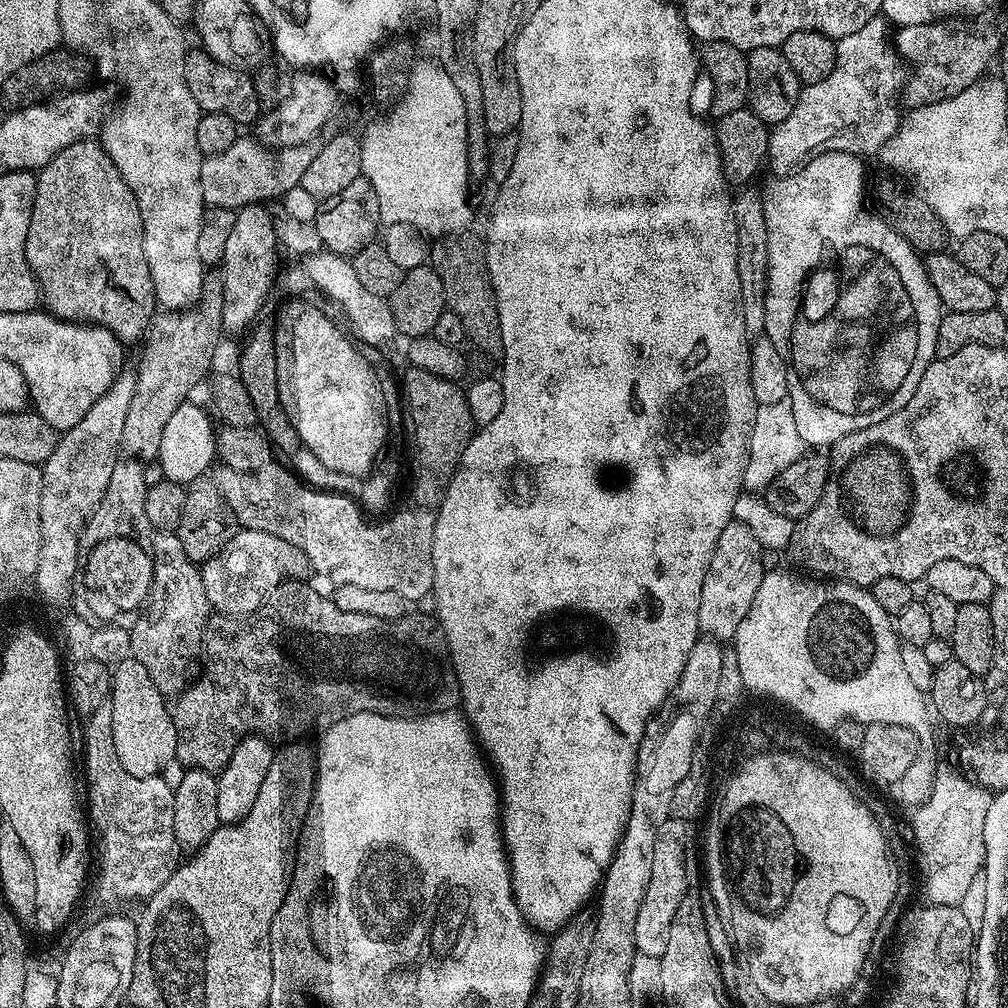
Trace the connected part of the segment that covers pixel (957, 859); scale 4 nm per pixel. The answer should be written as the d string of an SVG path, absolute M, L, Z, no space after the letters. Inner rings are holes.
M941 771L936 777L936 789L932 791L932 796L926 798L926 802L922 802L920 807L911 813L912 815L912 832L910 831L911 839L914 841L915 851L918 853L918 860L924 863L924 892L928 895L926 898L928 904L954 904L959 905L966 895L966 890L970 887L970 882L974 882L976 876L981 875L984 866L984 831L986 830L986 810L990 810L990 802L992 796L987 789L977 786L971 779L965 775L954 772Z

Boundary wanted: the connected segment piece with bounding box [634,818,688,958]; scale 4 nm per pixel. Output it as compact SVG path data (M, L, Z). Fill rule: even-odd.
M669 818L662 822L658 838L654 842L654 870L650 874L650 886L634 922L634 942L641 957L660 957L666 950L666 941L670 938L670 922L674 922L674 913L678 911L678 899L685 890L685 873L688 860L688 844L684 821Z

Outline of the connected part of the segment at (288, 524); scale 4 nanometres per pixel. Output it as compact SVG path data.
M224 466L221 467L220 473L215 473L215 482L240 528L262 530L266 534L274 534L274 538L282 538L298 546L298 550L304 552L311 571L313 573L316 571L318 575L332 580L333 585L362 586L365 590L394 590L394 594L402 594L402 598L406 598L409 602L416 602L432 592L434 586L432 547L436 517L431 511L396 512L381 524L368 524L369 517L351 496L341 496L339 492L325 492L311 487L287 467L284 468L271 466L259 472L236 472Z

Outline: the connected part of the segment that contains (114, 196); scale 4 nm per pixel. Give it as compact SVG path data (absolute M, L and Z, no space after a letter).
M85 138L66 146L36 176L26 262L40 283L42 304L60 320L99 324L122 342L136 340L148 330L158 312L154 282L144 253L144 227L138 202L103 143Z

